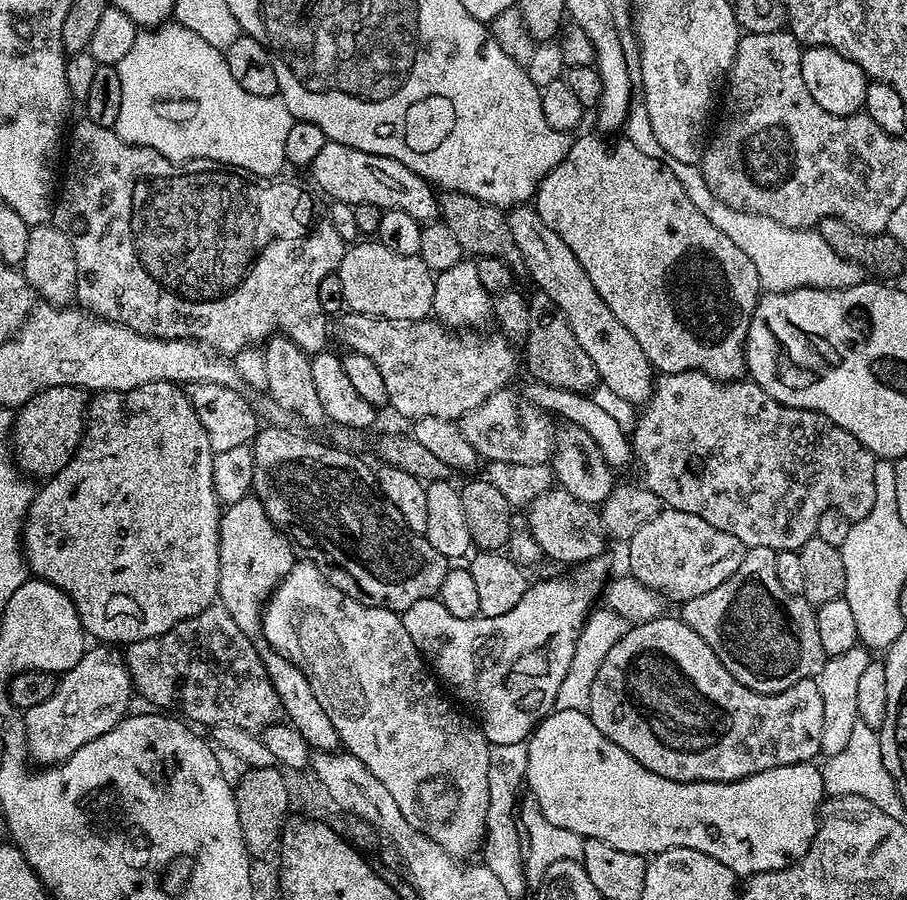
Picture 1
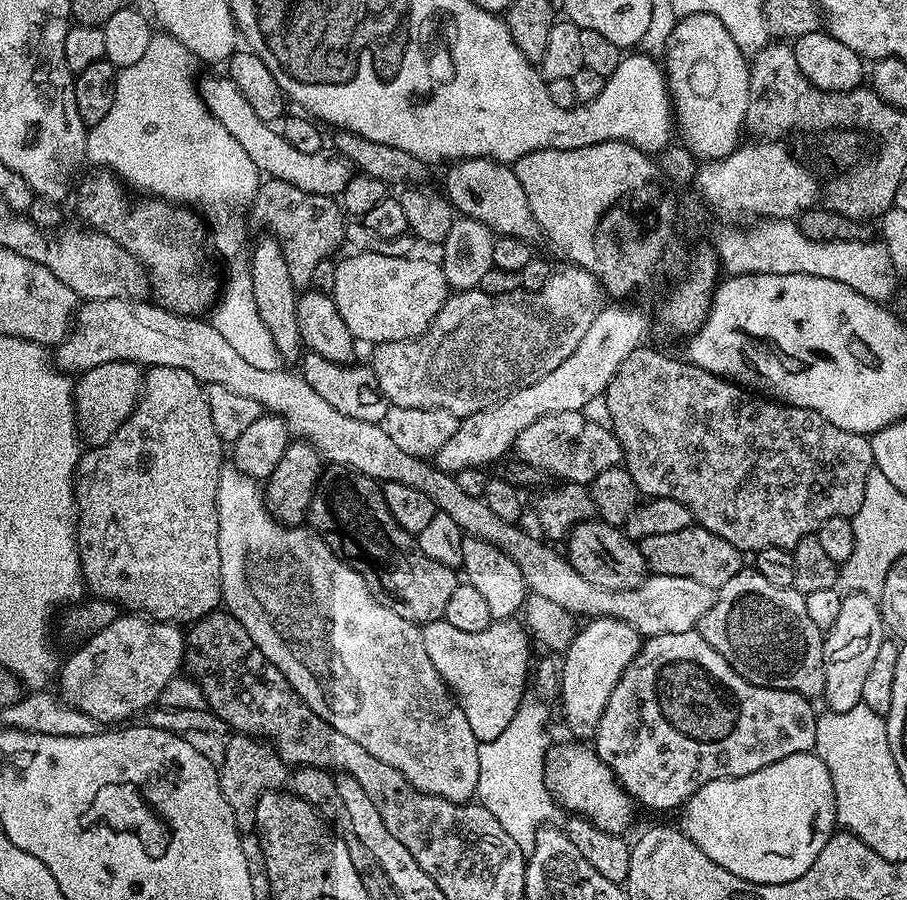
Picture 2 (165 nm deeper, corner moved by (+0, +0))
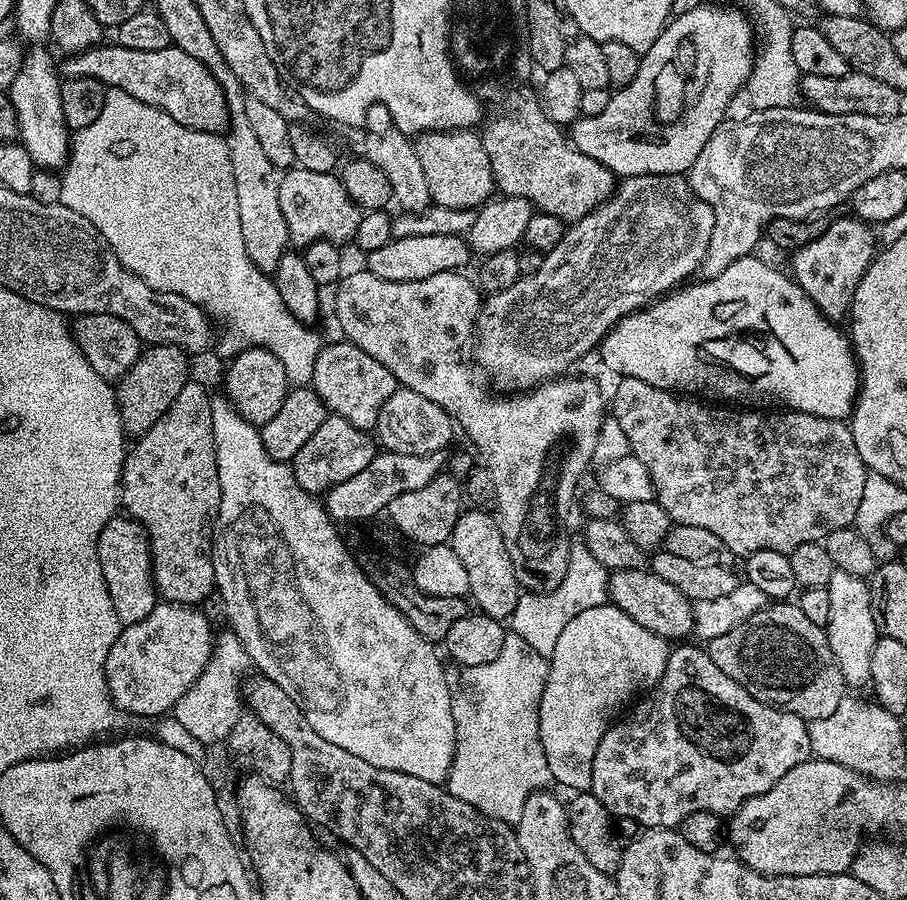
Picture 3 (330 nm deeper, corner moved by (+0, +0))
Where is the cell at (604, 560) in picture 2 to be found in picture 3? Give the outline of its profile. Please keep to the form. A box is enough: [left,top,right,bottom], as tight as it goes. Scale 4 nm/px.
[608,570,693,642]

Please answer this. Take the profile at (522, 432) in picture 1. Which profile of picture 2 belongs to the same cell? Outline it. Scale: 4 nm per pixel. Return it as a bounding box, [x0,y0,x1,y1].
[512,411,623,485]

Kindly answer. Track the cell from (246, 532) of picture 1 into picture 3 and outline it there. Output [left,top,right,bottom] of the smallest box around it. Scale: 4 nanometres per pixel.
[290,414,377,497]

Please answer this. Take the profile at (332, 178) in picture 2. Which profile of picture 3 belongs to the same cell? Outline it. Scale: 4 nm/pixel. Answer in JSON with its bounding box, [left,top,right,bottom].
[60,42,232,135]

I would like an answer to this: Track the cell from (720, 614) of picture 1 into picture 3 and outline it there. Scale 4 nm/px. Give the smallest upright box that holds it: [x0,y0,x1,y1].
[706,603,846,722]

